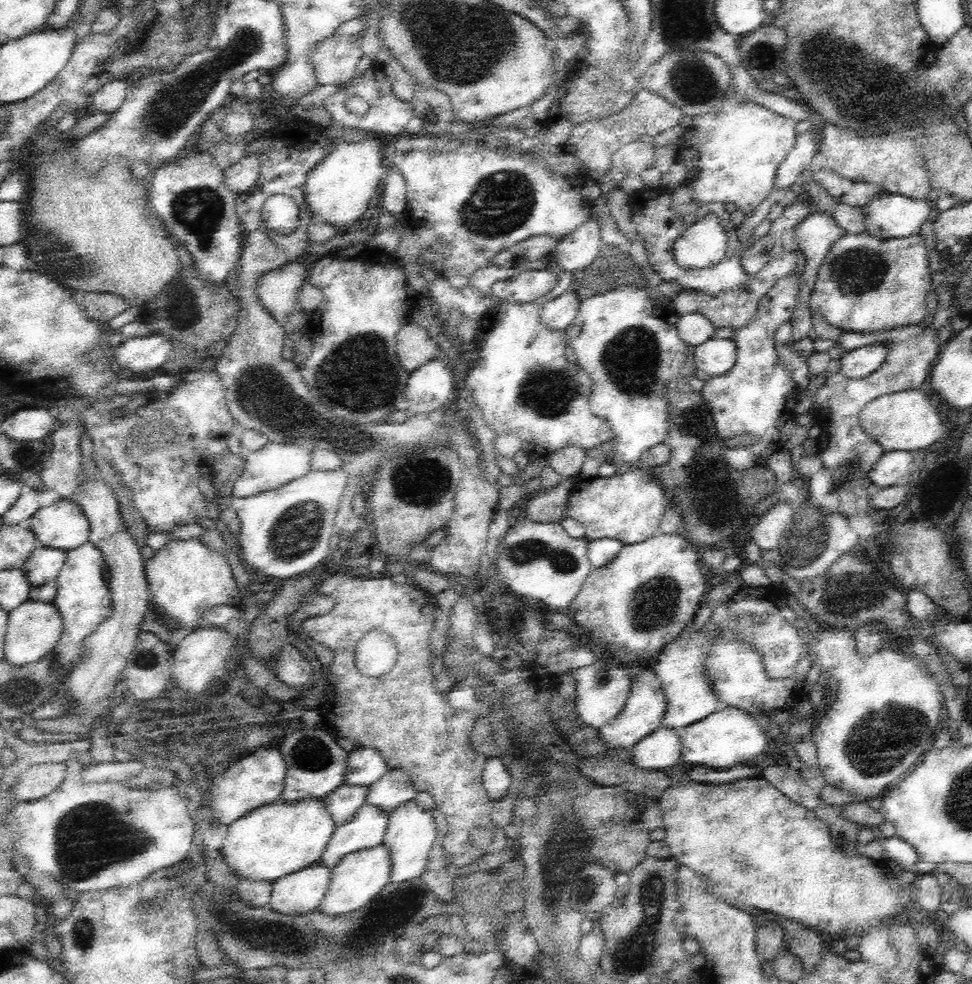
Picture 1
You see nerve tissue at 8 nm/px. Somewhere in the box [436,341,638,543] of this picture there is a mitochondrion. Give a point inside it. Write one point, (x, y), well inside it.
(549, 393)

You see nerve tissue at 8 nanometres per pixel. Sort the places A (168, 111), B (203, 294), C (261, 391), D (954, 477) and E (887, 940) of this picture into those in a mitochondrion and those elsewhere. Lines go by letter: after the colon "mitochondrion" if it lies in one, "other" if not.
A: mitochondrion
B: other
C: mitochondrion
D: other
E: other

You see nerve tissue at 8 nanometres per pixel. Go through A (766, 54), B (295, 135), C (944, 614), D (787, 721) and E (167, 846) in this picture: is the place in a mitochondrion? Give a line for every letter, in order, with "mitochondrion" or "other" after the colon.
A: other
B: other
C: other
D: other
E: other

